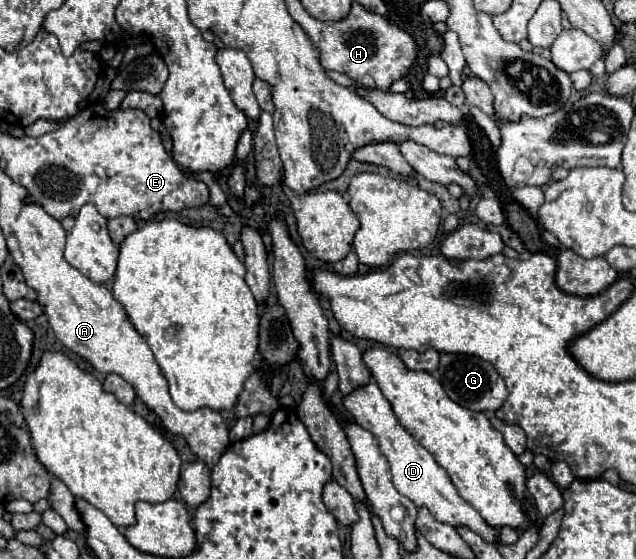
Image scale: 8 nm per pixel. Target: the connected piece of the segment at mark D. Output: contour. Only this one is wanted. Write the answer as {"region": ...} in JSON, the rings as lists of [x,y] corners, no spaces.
{"region":[[[369,382],[365,386],[355,388],[351,394],[347,394],[343,398],[343,406],[345,410],[351,414],[351,418],[355,420],[355,424],[359,424],[361,428],[369,430],[377,442],[379,448],[383,452],[383,456],[389,460],[391,474],[393,474],[393,484],[395,488],[407,496],[409,500],[413,500],[417,506],[427,506],[429,512],[439,520],[439,522],[447,522],[451,526],[469,526],[473,532],[477,532],[483,540],[487,542],[497,542],[499,532],[495,528],[491,528],[481,516],[479,512],[469,506],[457,492],[457,488],[453,486],[453,482],[449,480],[447,472],[435,462],[435,458],[399,424],[399,420],[393,414],[393,408],[389,404],[389,400],[381,394],[379,386],[375,382]]]}

